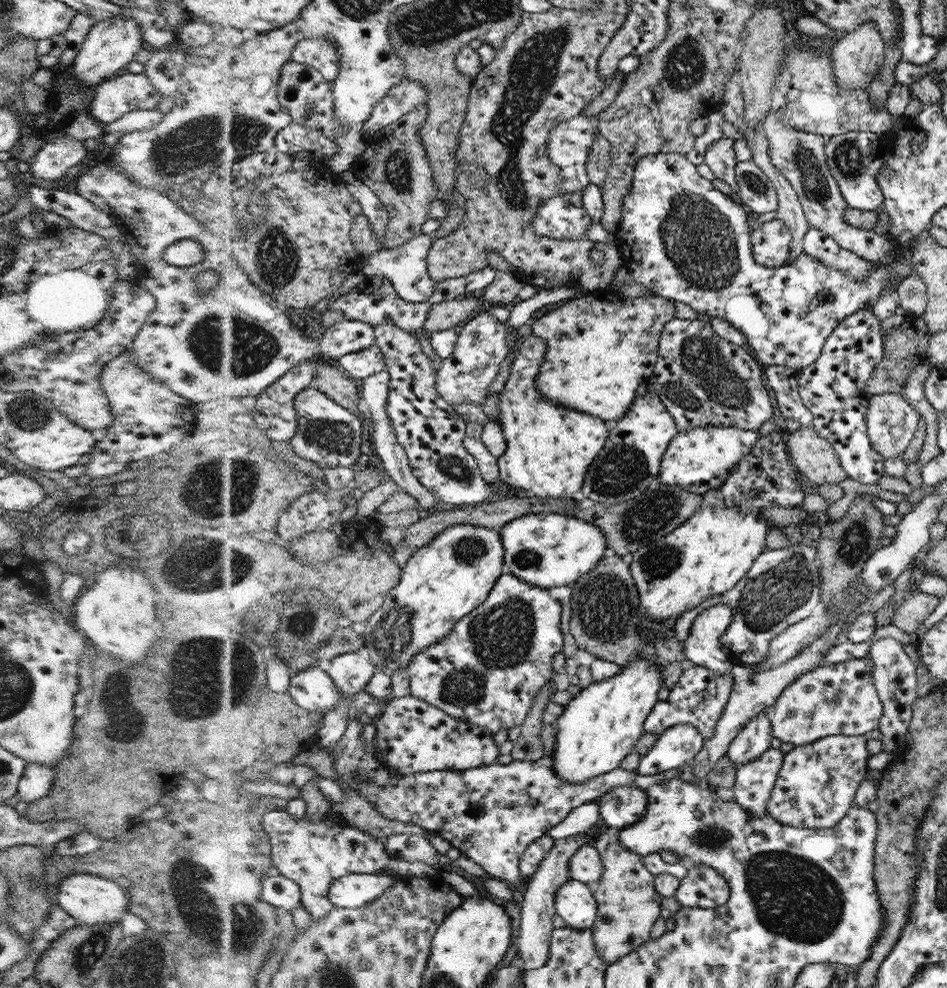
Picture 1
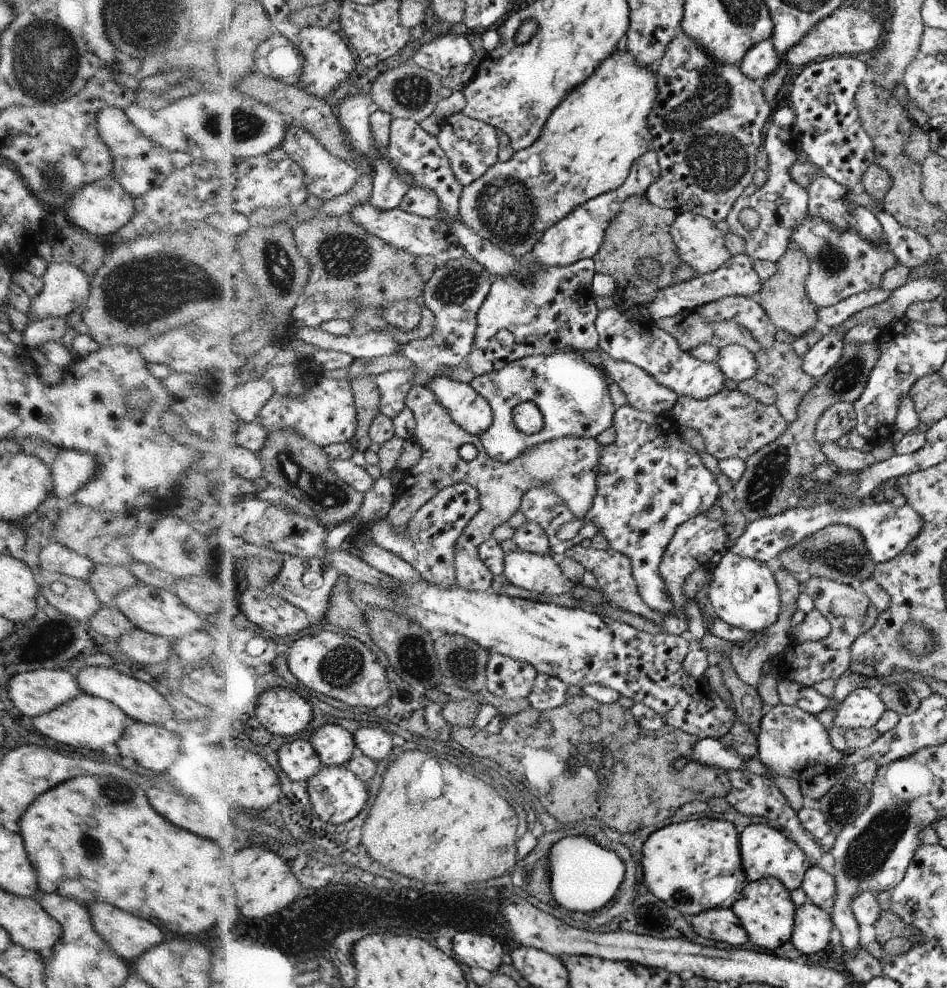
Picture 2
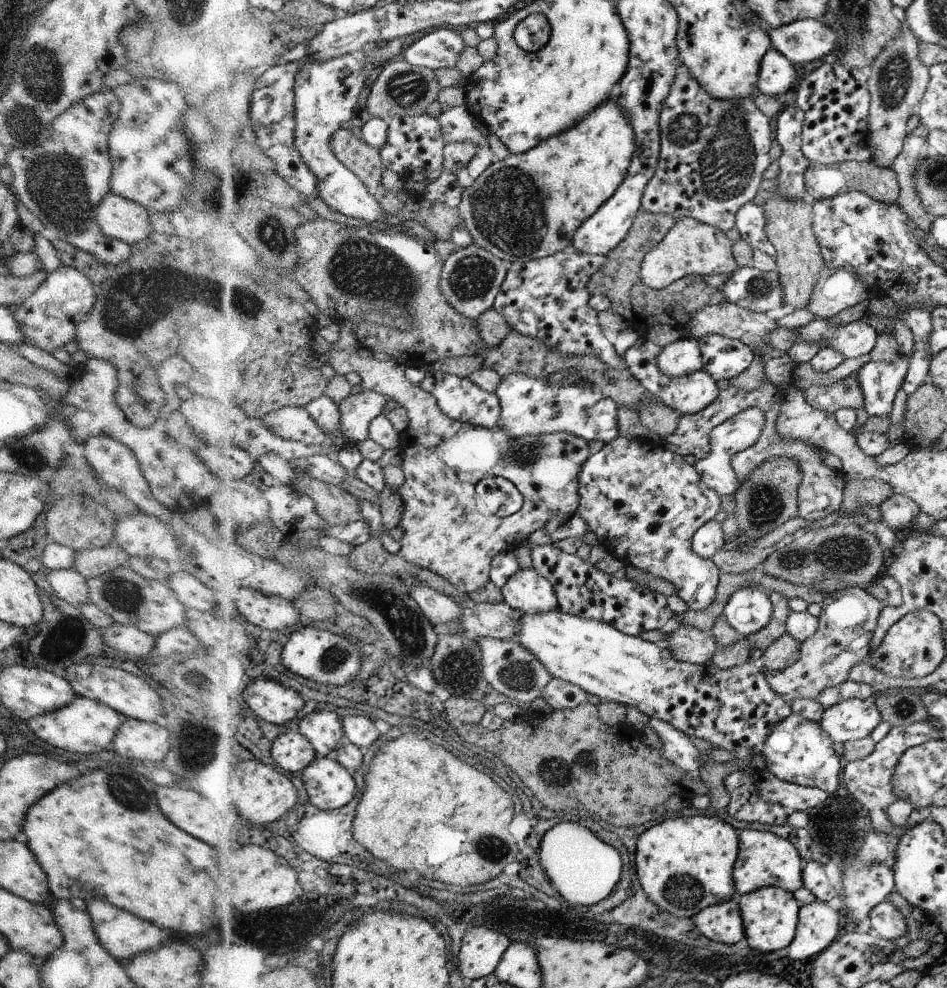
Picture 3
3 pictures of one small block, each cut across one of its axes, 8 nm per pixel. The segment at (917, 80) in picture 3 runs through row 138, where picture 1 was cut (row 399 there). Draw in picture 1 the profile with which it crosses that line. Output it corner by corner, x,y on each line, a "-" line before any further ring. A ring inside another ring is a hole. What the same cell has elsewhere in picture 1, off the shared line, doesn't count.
884,393
869,396
869,407
866,415
867,433
872,448
885,460
901,456
912,442
920,414
900,393

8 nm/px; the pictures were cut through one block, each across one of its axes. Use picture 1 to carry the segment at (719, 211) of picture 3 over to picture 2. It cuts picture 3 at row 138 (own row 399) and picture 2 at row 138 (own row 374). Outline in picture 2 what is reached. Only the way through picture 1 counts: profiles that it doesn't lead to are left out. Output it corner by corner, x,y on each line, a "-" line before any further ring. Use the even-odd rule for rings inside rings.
684,32
670,42
656,72
659,75
659,96
649,116
649,130
653,136
652,149
658,158
662,158
662,178
649,187
650,194
646,198
654,206
668,208
676,215
692,212
714,223
724,221
756,172
756,154
762,146
764,126
772,112
764,100
762,88
738,65
718,62
718,58
709,54
704,46
698,46
698,42

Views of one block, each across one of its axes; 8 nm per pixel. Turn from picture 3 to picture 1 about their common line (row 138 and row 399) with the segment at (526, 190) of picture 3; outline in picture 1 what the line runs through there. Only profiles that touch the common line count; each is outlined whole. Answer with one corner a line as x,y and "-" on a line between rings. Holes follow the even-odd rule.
606,286
588,291
581,298
573,298
563,306
530,321
532,335
546,343
545,359
538,372
537,389
552,404
597,416
613,424
629,412
641,386
653,375
660,355
661,332
665,324
676,318
675,302
662,296
627,298

